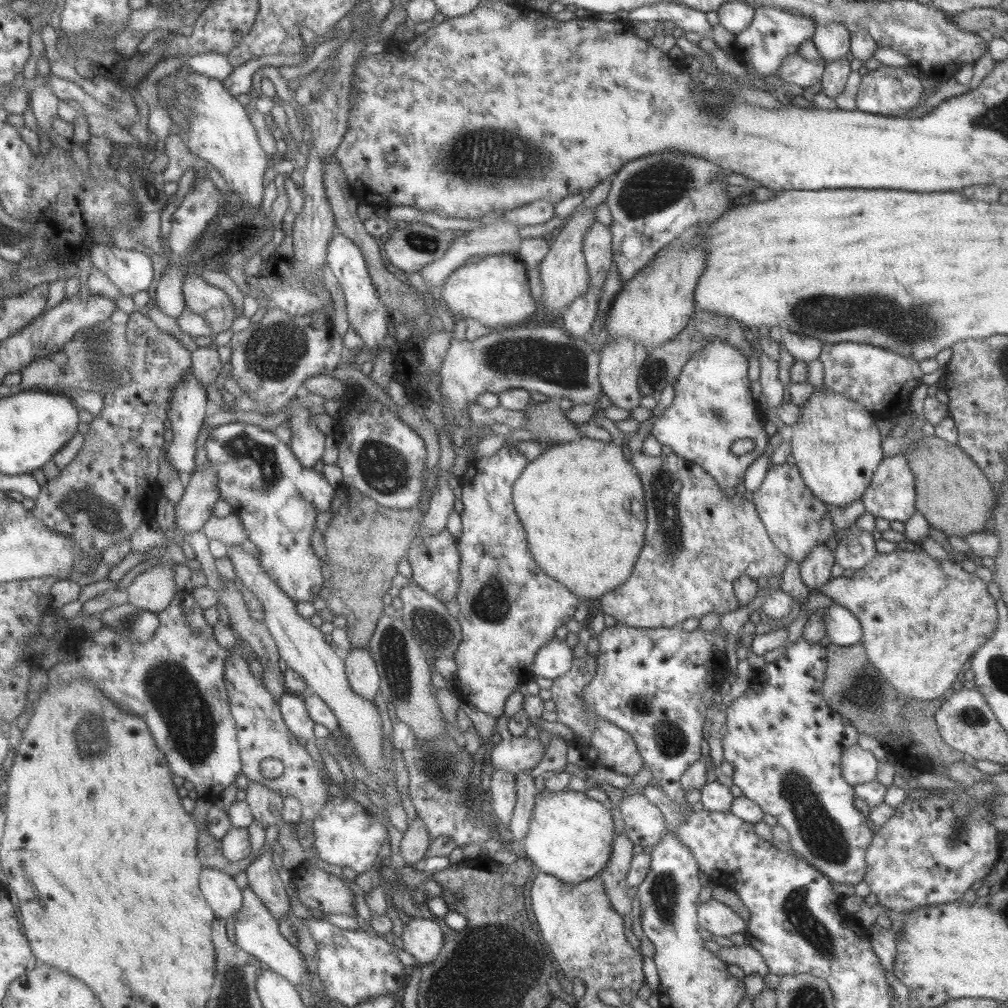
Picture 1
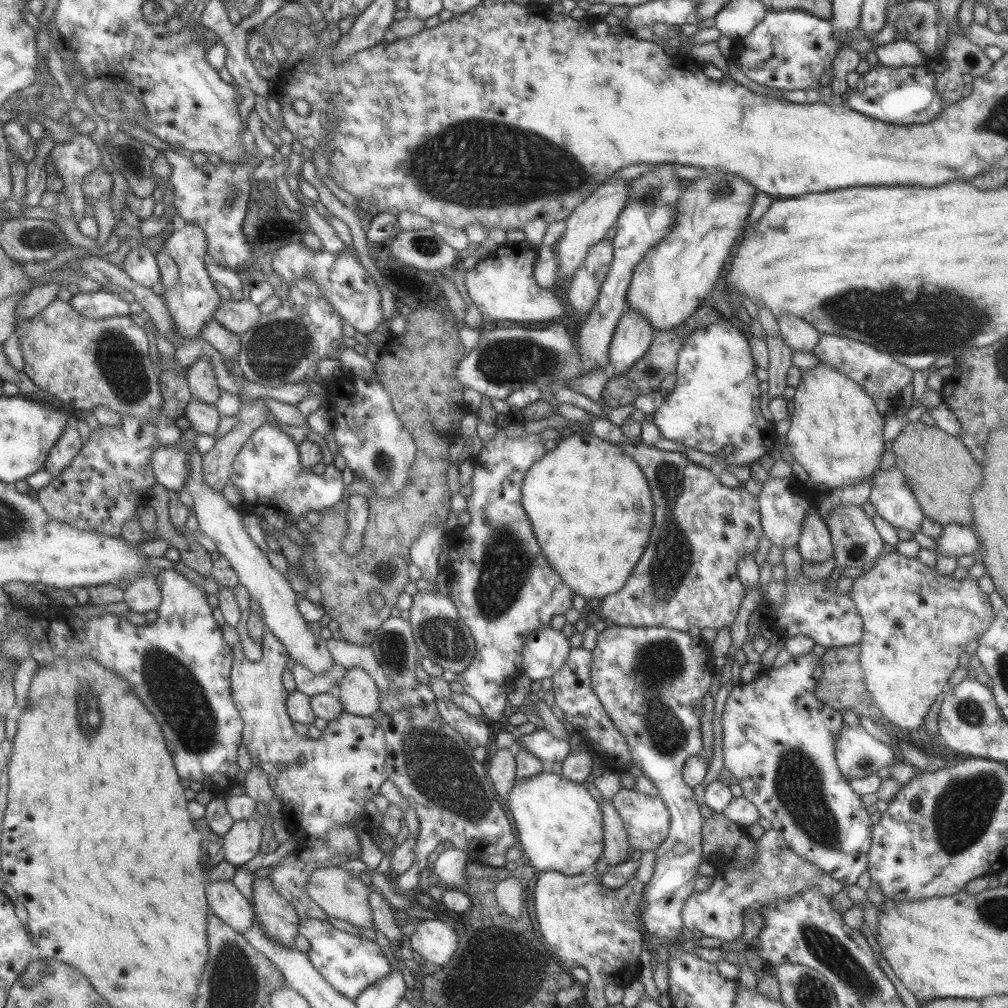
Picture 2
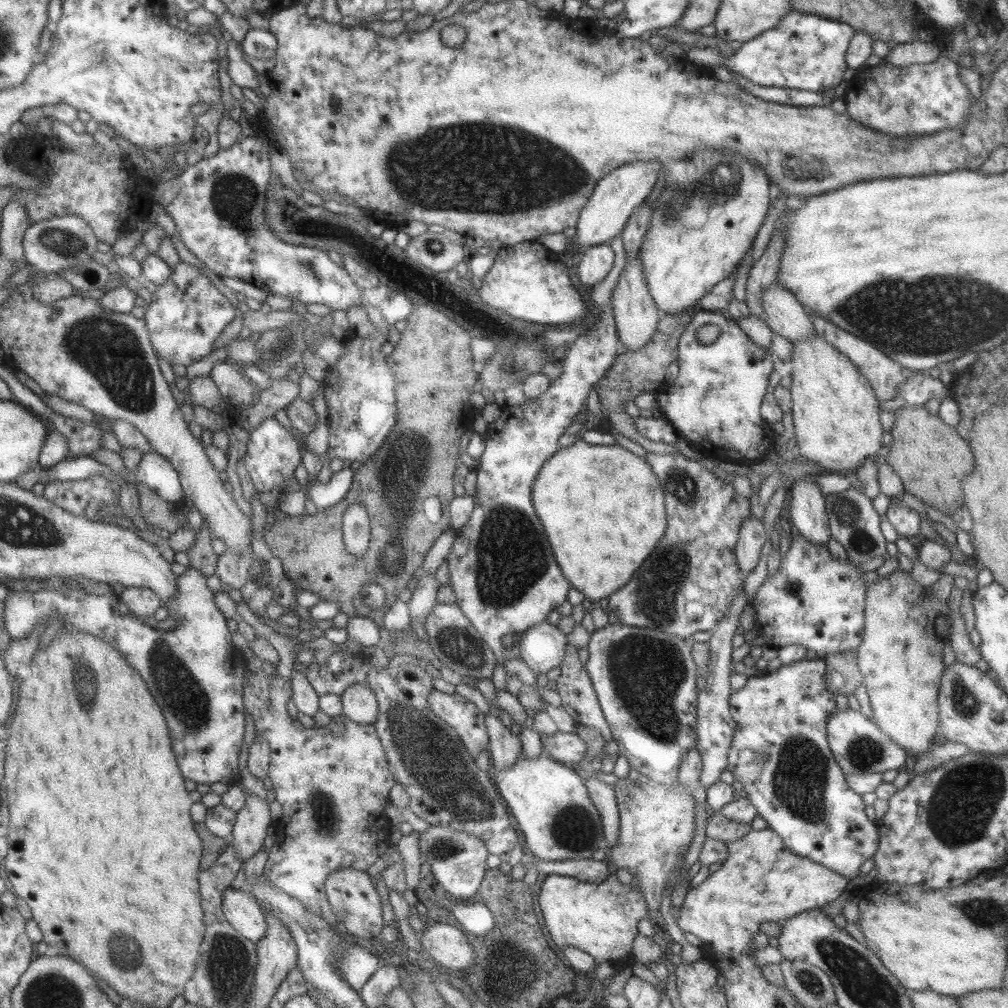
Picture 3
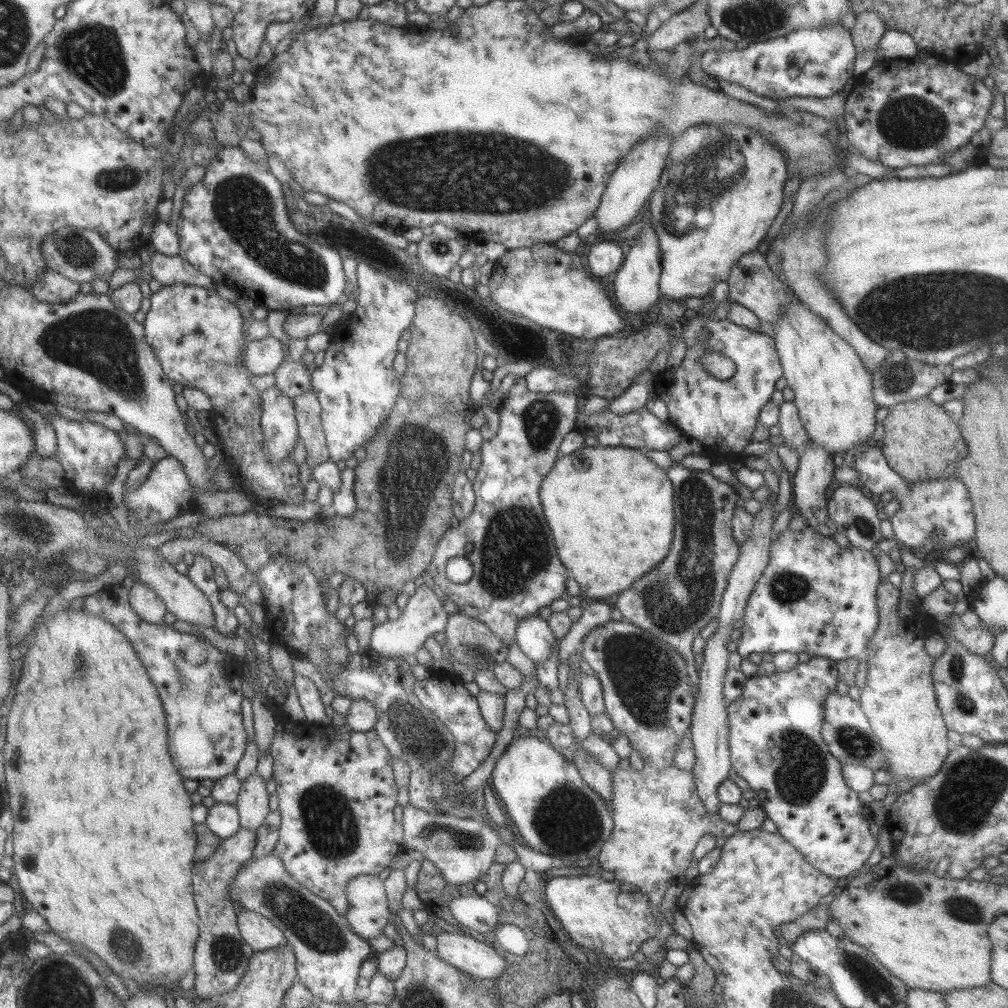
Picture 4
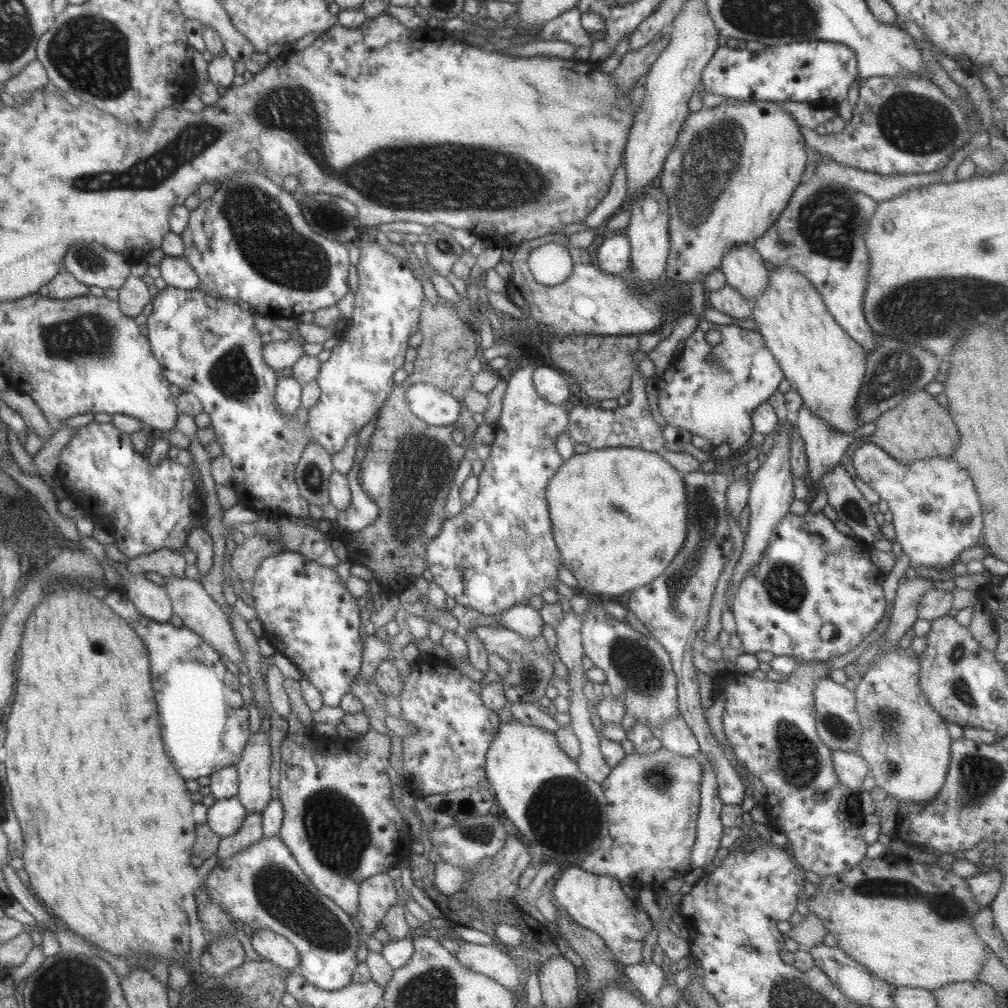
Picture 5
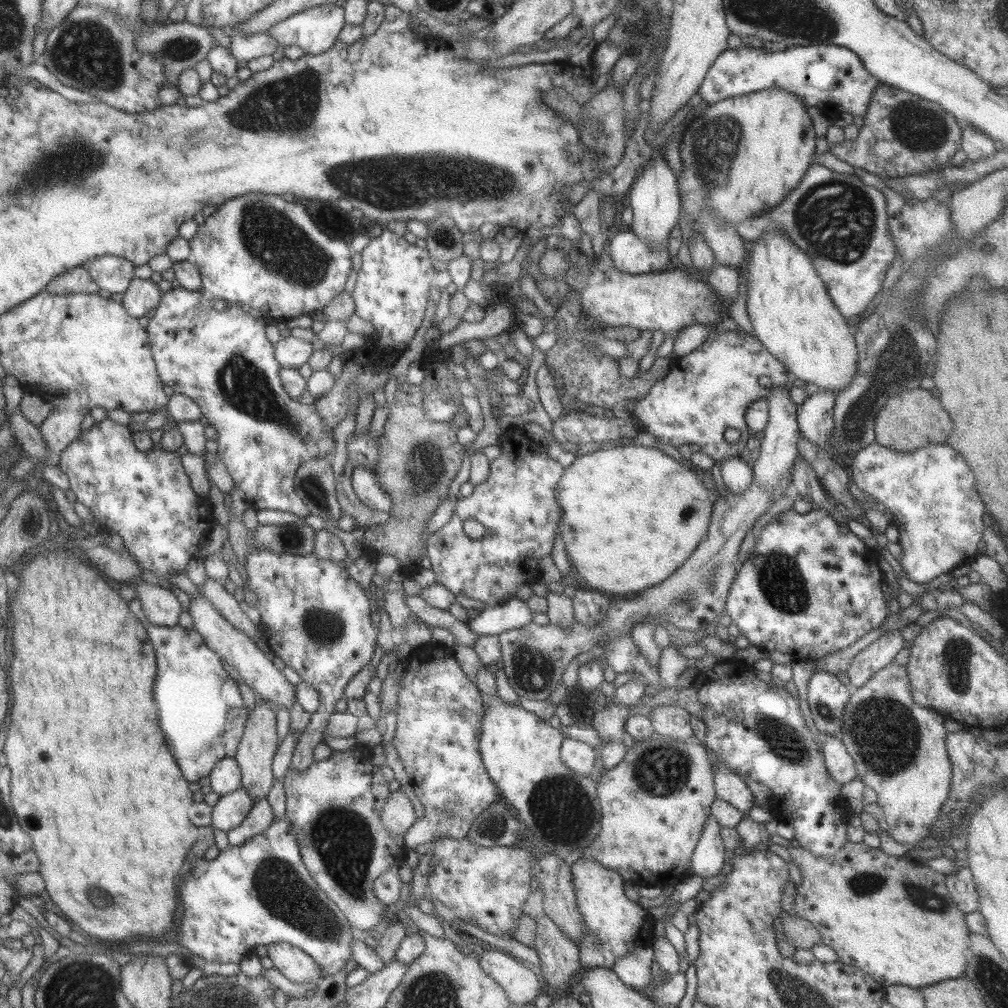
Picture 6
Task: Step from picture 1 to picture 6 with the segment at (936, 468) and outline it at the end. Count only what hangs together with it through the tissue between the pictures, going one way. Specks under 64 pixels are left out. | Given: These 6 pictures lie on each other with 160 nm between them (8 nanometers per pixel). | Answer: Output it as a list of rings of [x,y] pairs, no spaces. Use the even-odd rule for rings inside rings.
[[[921,387],[890,396],[874,420],[874,442],[897,452],[913,452],[928,444],[943,444],[951,431],[952,420],[940,400]]]

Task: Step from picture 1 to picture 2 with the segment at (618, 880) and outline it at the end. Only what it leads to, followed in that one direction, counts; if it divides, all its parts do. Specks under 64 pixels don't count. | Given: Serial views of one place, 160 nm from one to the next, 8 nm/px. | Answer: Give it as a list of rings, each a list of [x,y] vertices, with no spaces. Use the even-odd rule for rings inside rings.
[[[603,798],[600,805],[603,822],[603,858],[606,866],[615,866],[625,862],[631,853],[631,847],[624,830],[621,817],[610,800]]]

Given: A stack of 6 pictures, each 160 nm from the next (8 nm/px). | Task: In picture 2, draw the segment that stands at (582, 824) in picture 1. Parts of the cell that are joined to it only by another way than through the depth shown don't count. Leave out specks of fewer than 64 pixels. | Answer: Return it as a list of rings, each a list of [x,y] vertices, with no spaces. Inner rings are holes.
[[[541,771],[517,780],[509,791],[506,806],[523,848],[523,860],[535,870],[555,871],[565,876],[593,871],[604,847],[602,812],[584,784]]]

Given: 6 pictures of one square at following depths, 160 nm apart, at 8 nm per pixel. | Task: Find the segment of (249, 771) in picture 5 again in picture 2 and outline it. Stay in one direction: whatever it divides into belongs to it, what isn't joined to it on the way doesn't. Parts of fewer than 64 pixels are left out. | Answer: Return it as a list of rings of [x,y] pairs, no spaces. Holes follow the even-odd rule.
[[[256,817],[233,822],[221,839],[224,861],[241,866],[251,860],[259,852],[262,825]]]

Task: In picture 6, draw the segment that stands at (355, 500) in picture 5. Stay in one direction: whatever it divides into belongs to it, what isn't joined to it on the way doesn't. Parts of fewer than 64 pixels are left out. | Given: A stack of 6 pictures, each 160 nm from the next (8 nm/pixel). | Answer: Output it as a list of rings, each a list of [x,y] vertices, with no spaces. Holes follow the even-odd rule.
[[[357,465],[350,474],[350,481],[356,497],[369,510],[389,512],[392,500],[380,490],[376,476],[370,469]]]

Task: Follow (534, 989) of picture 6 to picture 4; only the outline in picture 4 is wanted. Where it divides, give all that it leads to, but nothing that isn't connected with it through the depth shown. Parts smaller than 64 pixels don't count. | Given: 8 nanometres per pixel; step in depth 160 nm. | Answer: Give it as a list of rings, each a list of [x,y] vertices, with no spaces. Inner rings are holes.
[[[438,929],[432,934],[435,935],[434,953],[453,968],[457,968],[469,976],[479,976],[479,978],[497,978],[503,972],[503,966],[505,966],[503,958],[499,958],[491,946],[485,946],[485,944],[469,938],[467,932],[451,933]]]

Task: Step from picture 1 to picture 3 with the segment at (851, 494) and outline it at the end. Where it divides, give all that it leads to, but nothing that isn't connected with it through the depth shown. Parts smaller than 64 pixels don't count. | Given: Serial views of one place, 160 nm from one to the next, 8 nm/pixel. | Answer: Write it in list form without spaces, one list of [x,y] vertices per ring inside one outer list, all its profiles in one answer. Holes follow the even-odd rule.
[[[814,334],[805,341],[791,343],[792,385],[791,397],[792,425],[794,443],[799,454],[830,473],[849,472],[856,469],[868,457],[874,458],[881,448],[881,424],[879,423],[879,402],[875,398],[869,381],[853,366],[844,354],[825,343],[823,336]]]

